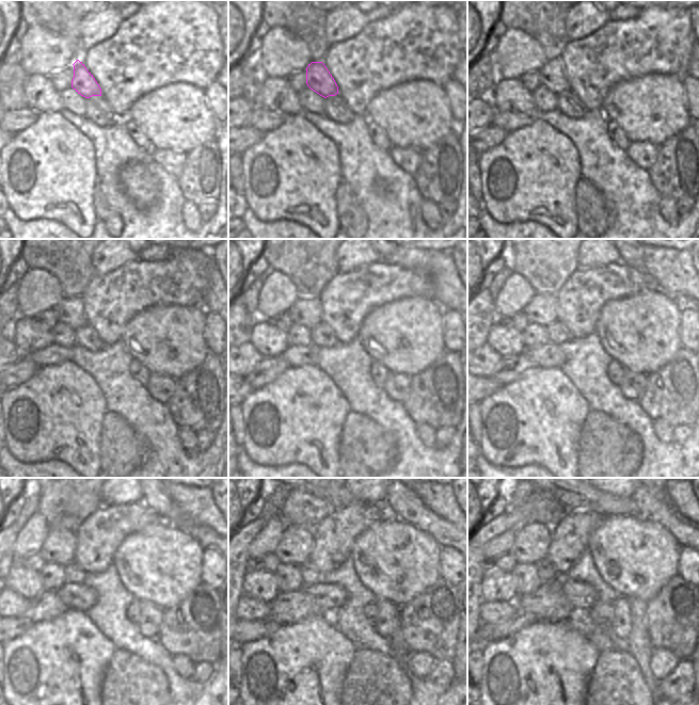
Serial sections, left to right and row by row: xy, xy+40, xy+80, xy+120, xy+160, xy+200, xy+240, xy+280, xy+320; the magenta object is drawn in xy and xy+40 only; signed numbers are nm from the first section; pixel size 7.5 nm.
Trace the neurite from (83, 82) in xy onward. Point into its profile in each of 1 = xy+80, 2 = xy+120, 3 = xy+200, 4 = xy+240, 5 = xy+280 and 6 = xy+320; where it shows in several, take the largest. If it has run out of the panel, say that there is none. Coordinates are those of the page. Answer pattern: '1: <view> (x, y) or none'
1: xy+80 (552, 75)
2: xy+120 (70, 310)
3: xy+200 (544, 314)
4: xy+240 (65, 548)
5: xy+280 (303, 547)
6: xy+320 (540, 550)

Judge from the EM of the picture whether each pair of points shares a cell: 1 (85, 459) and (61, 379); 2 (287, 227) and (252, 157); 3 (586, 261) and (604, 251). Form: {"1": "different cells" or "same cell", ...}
{"1": "different cells", "2": "different cells", "3": "same cell"}

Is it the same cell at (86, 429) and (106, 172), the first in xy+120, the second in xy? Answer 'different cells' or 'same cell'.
different cells

